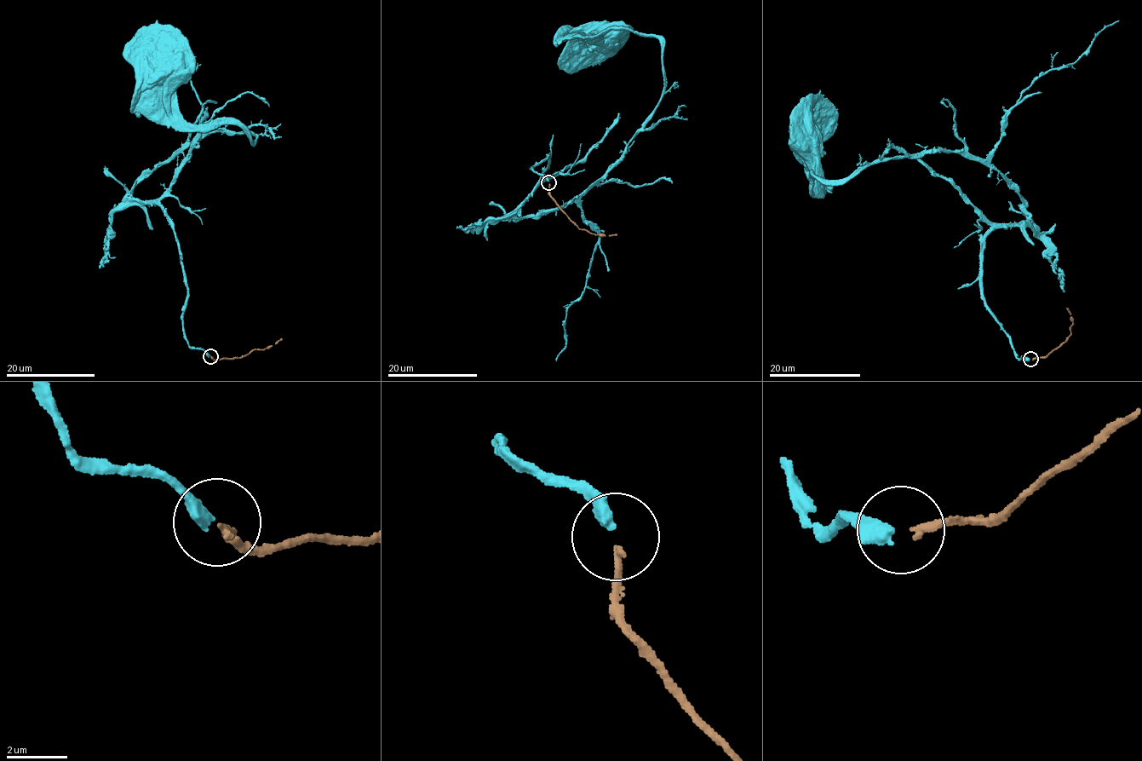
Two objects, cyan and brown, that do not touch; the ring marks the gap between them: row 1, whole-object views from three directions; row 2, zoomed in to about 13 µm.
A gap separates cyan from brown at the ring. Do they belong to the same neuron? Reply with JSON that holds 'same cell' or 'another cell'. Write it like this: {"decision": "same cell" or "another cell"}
{"decision": "same cell"}

